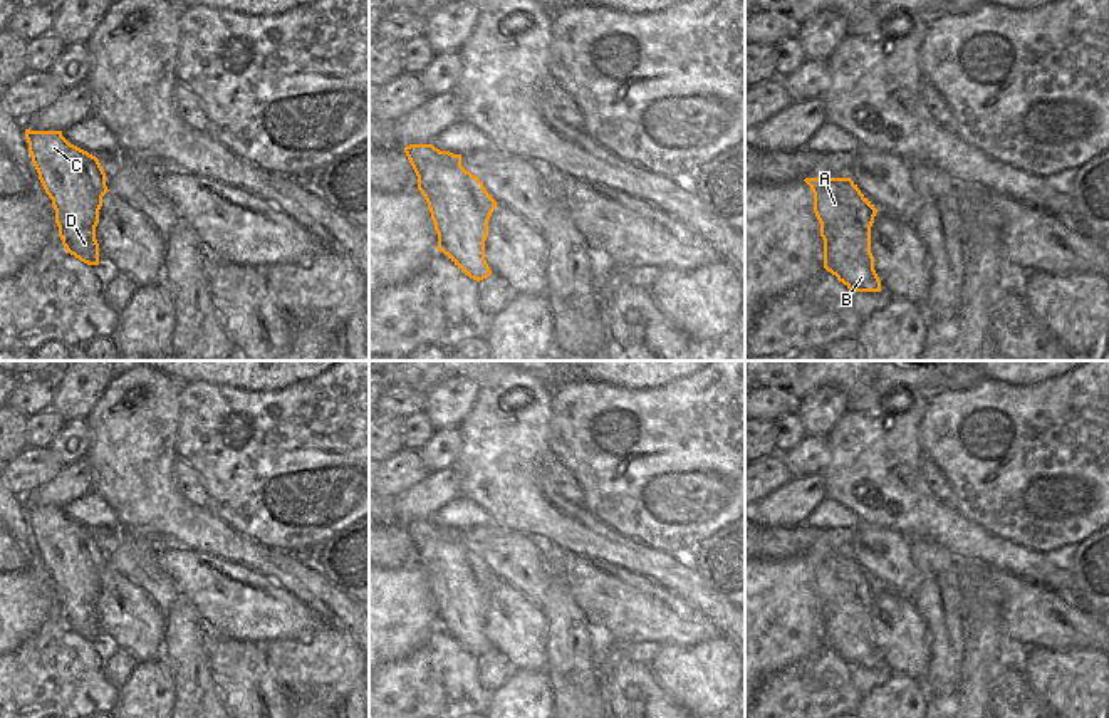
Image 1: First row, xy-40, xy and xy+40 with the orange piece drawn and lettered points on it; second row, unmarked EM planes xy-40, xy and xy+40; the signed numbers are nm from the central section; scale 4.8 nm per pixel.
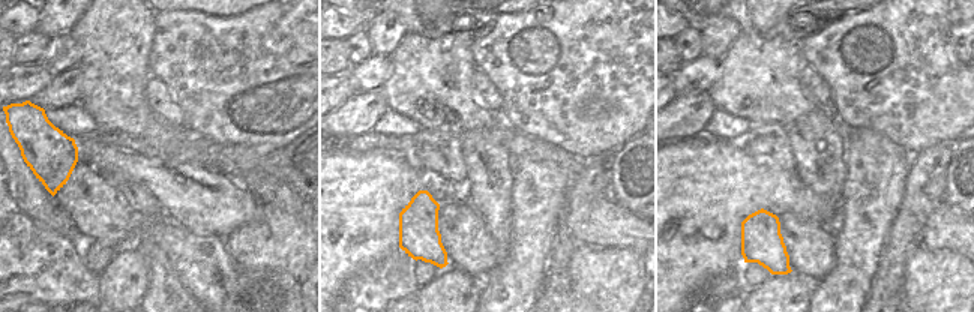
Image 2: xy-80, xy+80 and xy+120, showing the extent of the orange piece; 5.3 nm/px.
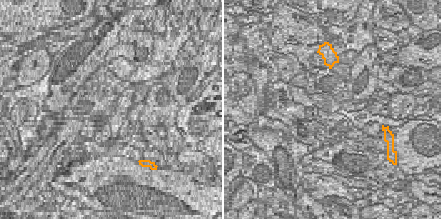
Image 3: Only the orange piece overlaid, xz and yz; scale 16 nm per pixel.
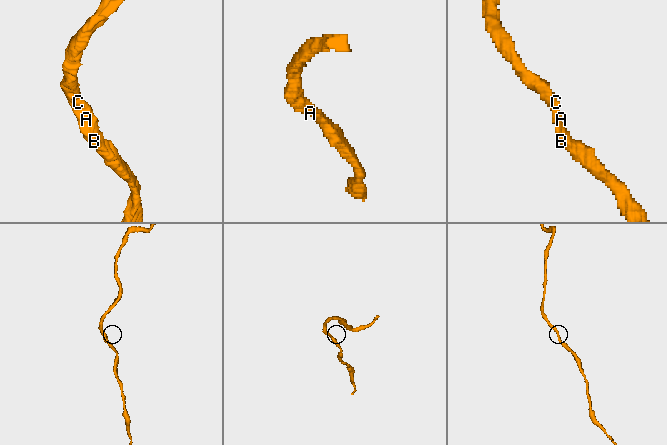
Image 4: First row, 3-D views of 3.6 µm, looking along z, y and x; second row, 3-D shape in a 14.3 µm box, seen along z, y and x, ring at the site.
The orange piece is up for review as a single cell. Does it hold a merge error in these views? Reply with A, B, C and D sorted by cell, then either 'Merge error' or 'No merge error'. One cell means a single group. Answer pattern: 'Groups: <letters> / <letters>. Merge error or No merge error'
Groups: A B C D. No merge error

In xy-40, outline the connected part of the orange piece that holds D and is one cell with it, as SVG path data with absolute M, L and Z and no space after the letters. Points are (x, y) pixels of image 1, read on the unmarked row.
M25 505L29 528L39 549L39 555L52 575L59 612L65 626L87 641L99 641L99 619L96 602L102 572L109 567L106 549L99 535L87 527L70 520L62 507L30 507Z

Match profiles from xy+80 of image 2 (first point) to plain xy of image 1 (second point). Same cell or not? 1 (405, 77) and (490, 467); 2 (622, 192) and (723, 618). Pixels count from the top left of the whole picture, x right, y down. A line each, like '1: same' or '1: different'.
1: same
2: different

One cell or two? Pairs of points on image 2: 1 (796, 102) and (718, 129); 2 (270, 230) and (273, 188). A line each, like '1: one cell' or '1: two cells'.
1: two cells
2: two cells

